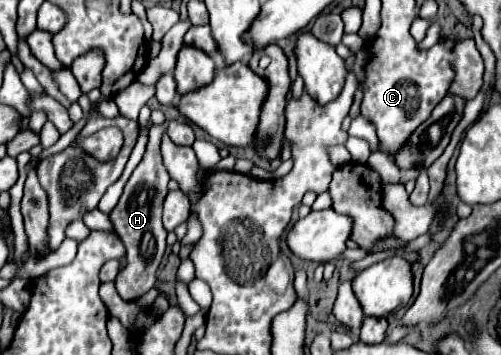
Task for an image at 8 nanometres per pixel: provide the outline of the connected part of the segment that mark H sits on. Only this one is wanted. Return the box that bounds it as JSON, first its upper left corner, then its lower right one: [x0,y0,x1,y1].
[110,124,170,302]

